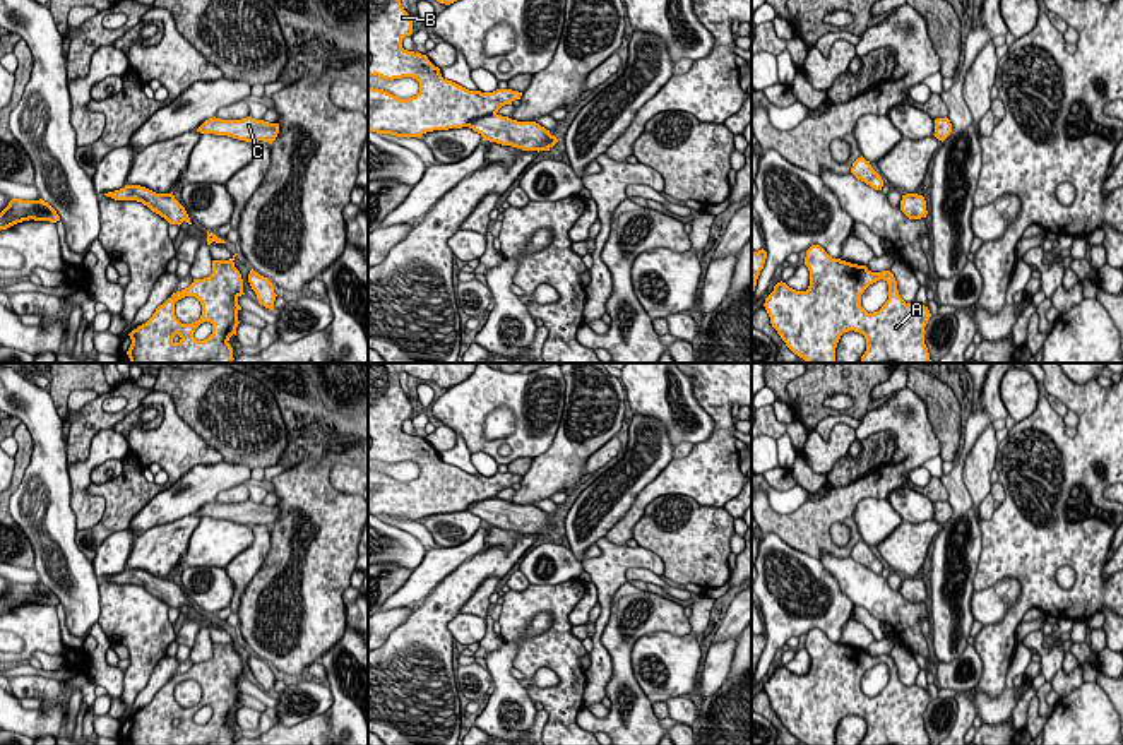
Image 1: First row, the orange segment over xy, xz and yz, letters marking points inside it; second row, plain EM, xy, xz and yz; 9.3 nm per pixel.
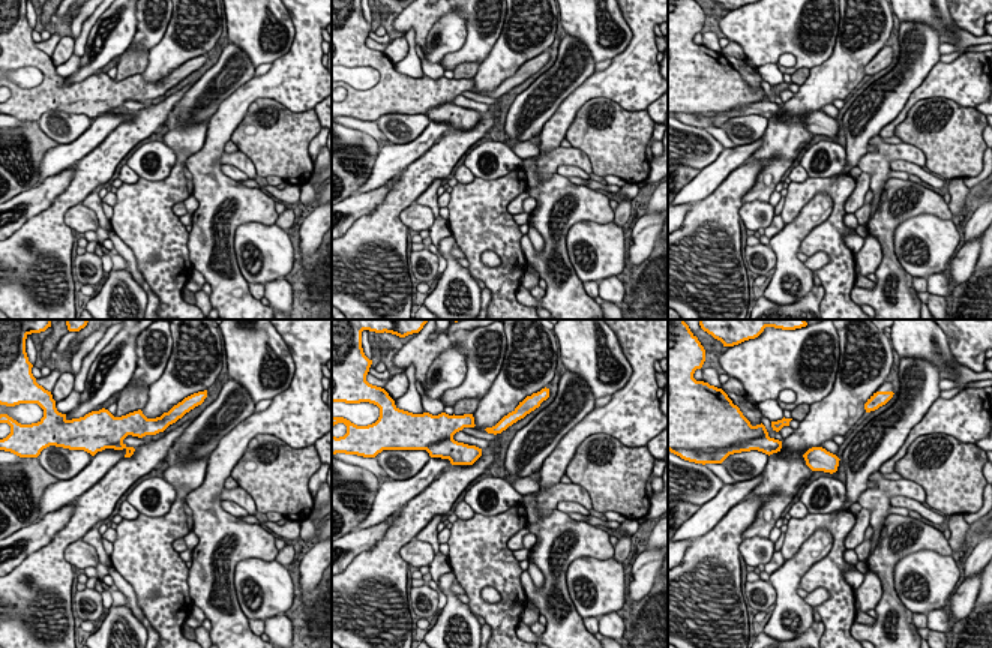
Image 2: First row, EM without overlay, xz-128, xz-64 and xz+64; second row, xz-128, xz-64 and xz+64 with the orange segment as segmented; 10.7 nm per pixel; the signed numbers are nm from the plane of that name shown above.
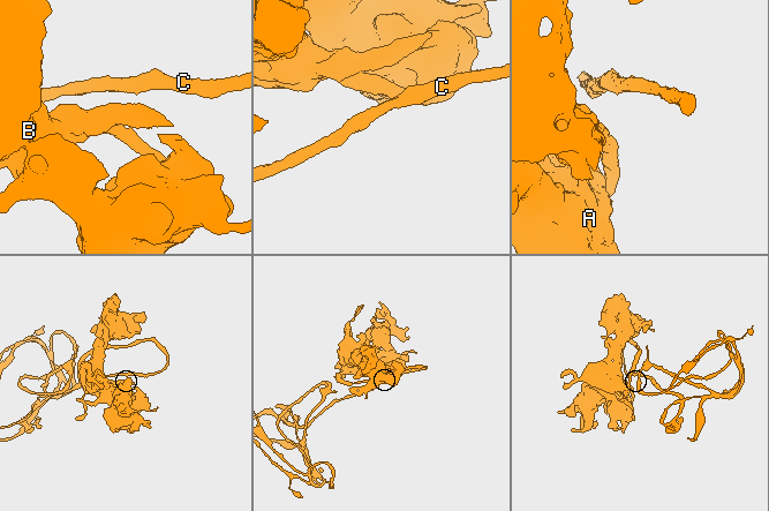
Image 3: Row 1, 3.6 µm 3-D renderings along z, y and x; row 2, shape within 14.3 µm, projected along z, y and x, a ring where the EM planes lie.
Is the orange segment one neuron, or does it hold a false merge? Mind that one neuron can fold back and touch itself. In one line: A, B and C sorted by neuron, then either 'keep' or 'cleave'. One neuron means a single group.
groups A B C; keep

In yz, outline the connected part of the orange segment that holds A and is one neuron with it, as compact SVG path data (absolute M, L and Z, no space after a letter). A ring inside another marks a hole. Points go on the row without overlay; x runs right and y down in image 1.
M820 629L806 634L810 654L806 675L777 666L765 682L772 711L786 730L805 745L835 745L844 716L865 719L861 745L931 745L924 711L931 700L919 685L906 687L890 654L871 656L866 649L832 642ZM883 663L888 683L873 697L861 690L865 673Z

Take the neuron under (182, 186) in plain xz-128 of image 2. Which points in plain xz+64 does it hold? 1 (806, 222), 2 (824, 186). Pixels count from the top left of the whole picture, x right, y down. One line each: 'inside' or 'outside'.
1: outside
2: inside

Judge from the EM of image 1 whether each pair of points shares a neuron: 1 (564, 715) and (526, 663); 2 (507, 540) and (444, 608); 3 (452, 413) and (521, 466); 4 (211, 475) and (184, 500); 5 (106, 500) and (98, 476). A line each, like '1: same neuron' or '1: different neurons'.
1: same neuron
2: different neurons
3: different neurons
4: same neuron
5: different neurons

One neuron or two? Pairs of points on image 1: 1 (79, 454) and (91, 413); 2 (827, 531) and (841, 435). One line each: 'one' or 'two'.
1: one
2: one

